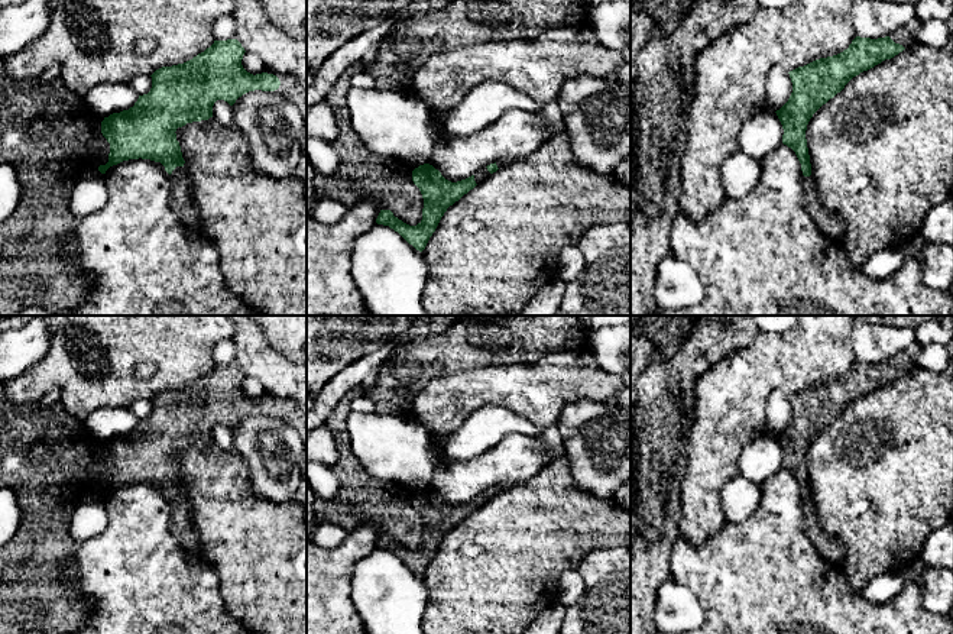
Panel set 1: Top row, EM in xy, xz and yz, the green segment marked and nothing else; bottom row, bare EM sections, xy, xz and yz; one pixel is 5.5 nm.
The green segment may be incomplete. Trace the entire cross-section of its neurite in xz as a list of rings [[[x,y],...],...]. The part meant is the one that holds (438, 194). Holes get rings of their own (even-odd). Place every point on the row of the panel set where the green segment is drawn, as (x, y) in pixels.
[[[500,159],[457,182],[445,179],[441,172],[430,164],[419,165],[412,171],[412,181],[419,188],[424,198],[422,220],[416,226],[409,226],[395,217],[390,210],[380,210],[376,223],[389,226],[416,250],[422,252],[447,208],[484,181],[490,174],[512,162],[513,159]]]

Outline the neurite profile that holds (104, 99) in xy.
[[[101,83],[87,93],[84,101],[93,114],[108,117],[129,110],[137,98],[139,94],[127,83]]]

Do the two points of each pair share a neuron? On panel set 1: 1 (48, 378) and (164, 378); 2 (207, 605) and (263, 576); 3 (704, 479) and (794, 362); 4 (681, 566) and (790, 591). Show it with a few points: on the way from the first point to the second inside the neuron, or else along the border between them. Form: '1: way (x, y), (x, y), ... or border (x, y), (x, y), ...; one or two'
1: way (77, 378), (90, 385), (135, 387); one
2: border (210, 566), (217, 575), (224, 608), (234, 618); two
3: way (715, 447), (722, 426), (762, 385); one
4: way (709, 571), (748, 576), (762, 585); one

